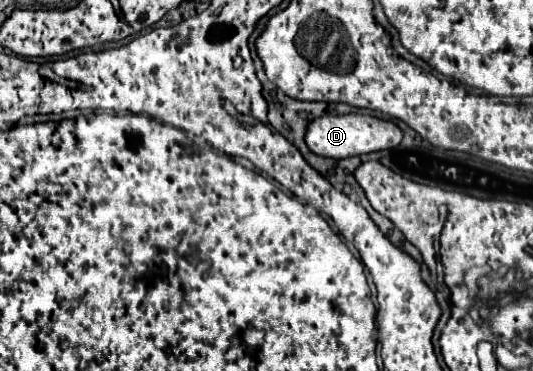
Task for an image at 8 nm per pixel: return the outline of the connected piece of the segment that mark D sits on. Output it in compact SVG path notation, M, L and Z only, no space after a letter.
M325 115L309 123L305 141L309 149L321 157L333 157L333 159L345 159L353 155L367 155L373 151L393 149L401 143L403 131L387 119L379 119L373 115Z

